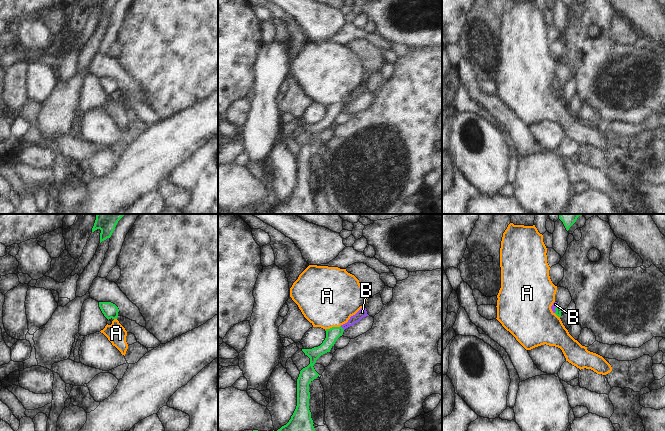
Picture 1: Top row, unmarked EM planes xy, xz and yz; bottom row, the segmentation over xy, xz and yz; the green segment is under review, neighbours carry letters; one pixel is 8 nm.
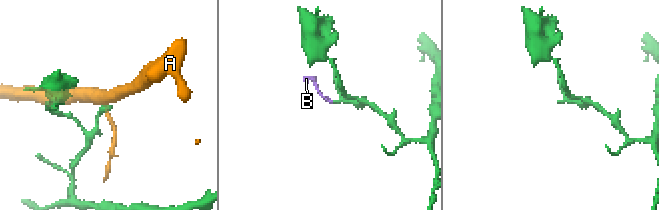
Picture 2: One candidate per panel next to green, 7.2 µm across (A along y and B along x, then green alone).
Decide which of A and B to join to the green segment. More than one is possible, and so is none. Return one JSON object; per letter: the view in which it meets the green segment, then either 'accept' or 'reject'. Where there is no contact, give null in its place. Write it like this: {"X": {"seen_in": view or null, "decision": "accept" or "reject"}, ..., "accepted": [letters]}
{"A": {"seen_in": "xz", "decision": "reject"}, "B": {"seen_in": "xz", "decision": "accept"}, "accepted": ["B"]}

